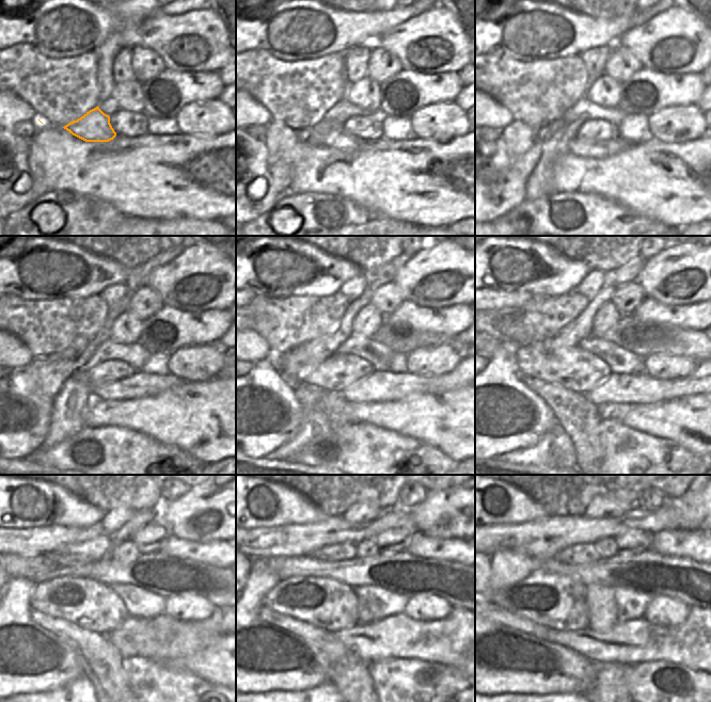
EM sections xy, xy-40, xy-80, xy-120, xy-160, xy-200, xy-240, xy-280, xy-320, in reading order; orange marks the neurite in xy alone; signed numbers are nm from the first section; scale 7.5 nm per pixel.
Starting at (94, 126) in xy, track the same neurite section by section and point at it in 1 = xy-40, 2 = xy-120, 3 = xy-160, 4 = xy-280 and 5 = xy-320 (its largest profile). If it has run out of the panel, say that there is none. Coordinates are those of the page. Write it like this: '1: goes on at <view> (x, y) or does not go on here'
1: goes on at xy-40 (338, 139)
2: goes on at xy-120 (140, 384)
3: goes on at xy-160 (378, 386)
4: goes on at xy-280 (403, 625)
5: goes on at xy-320 (628, 629)

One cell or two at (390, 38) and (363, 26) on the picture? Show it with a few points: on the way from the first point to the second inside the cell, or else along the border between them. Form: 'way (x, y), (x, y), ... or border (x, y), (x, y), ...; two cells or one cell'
border (404, 21), (386, 30), (374, 43); two cells

